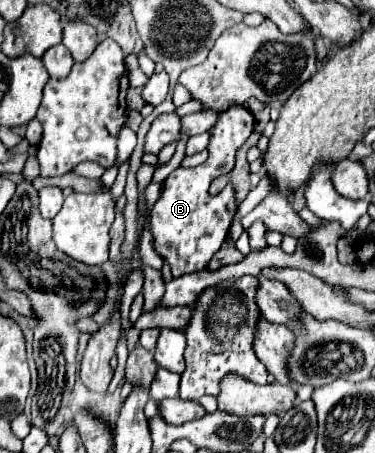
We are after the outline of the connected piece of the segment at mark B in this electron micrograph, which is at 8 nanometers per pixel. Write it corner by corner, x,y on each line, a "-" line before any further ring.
229,107
209,129
209,157
205,163
193,169
175,169
165,181
157,203
151,207
151,235
153,247
159,257
163,257
173,275
185,275
191,271
201,271
207,267
211,257
219,251
227,237
231,221
237,213
235,189
229,185
217,197
209,195
209,185
213,179
227,175
235,167
235,153
251,135
255,125
253,113
245,107

